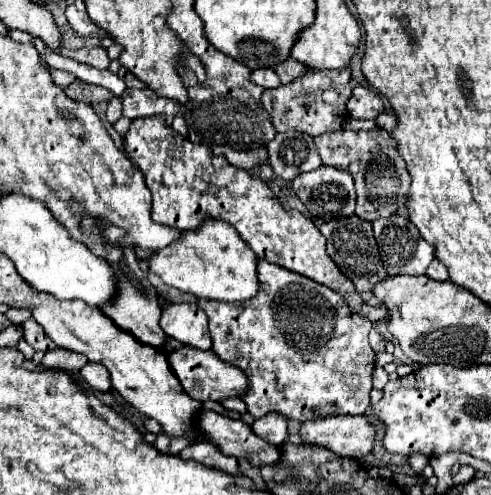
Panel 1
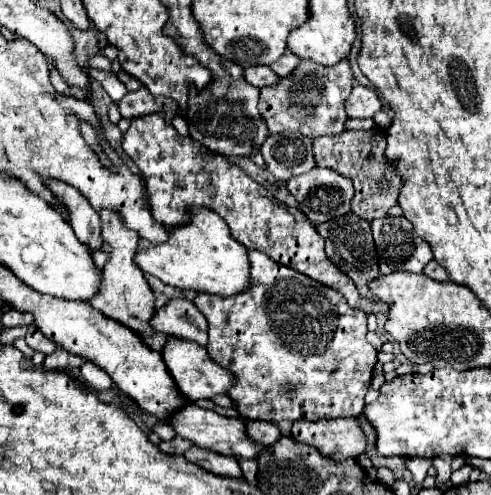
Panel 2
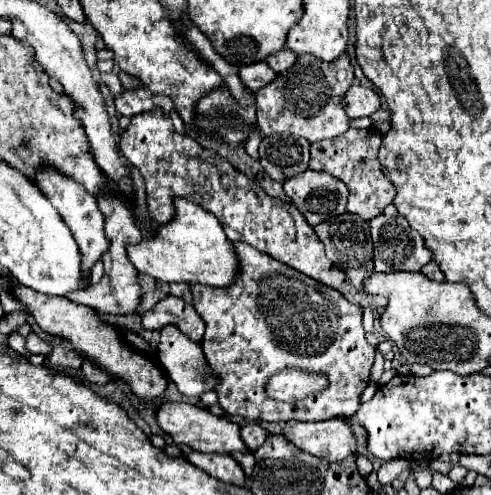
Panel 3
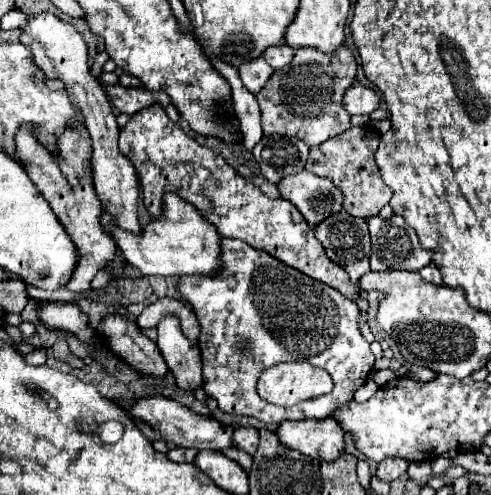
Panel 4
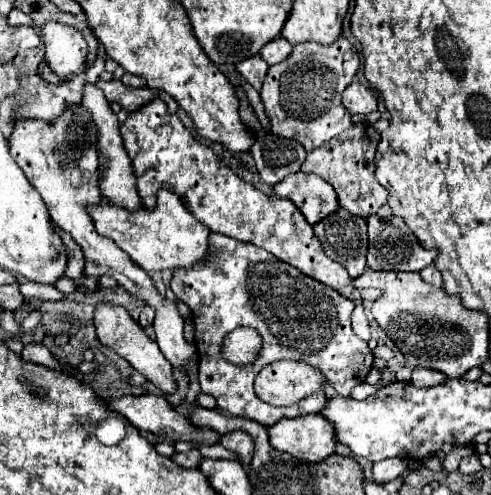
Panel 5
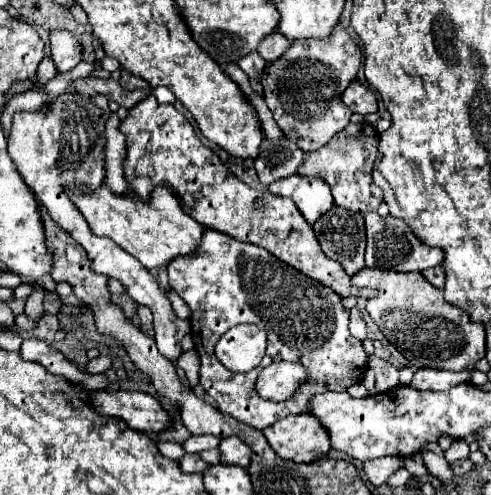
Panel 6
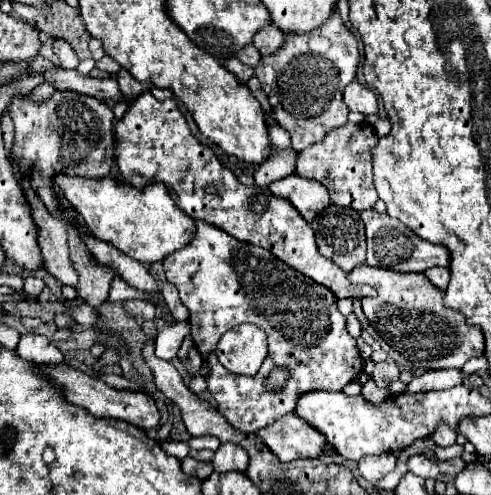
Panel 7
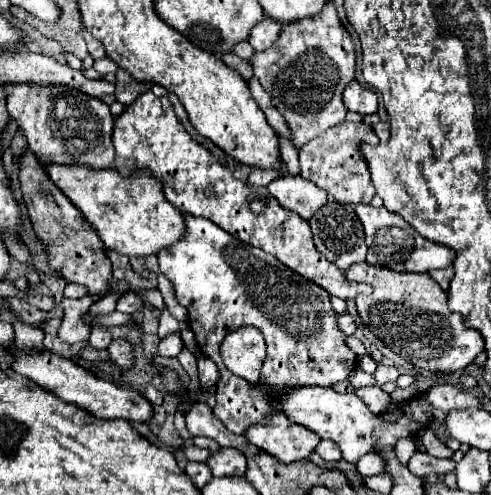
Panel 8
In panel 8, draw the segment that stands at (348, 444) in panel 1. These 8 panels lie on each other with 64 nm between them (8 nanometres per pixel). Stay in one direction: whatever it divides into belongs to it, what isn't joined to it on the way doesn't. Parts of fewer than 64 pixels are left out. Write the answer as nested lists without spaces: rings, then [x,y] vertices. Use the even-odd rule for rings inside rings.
[[[282,414],[250,426],[244,436],[248,442],[264,448],[268,454],[286,464],[308,458],[320,442],[320,436],[316,436],[312,430],[300,424],[290,424],[288,416]]]

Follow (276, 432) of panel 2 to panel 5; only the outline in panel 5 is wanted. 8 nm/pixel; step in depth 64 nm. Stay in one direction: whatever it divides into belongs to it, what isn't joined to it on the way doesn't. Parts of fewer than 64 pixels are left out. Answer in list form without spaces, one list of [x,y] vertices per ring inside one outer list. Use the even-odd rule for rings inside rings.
[[[230,432],[230,434],[226,434],[222,438],[222,446],[226,446],[228,450],[234,450],[240,456],[240,462],[244,466],[250,464],[254,444],[252,444],[252,436],[248,436],[248,432]]]

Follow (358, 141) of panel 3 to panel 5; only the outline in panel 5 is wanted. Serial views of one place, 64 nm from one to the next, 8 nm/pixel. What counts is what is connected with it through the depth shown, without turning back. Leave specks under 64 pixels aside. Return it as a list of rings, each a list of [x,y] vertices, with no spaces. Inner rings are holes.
[[[352,124],[346,132],[328,140],[328,144],[308,152],[306,162],[302,164],[302,172],[312,172],[316,176],[322,176],[326,182],[334,186],[338,194],[338,204],[342,208],[346,208],[354,216],[364,216],[364,218],[376,214],[378,208],[388,202],[388,190],[380,186],[380,182],[374,176],[376,140],[368,138],[368,134],[378,134],[372,124]]]

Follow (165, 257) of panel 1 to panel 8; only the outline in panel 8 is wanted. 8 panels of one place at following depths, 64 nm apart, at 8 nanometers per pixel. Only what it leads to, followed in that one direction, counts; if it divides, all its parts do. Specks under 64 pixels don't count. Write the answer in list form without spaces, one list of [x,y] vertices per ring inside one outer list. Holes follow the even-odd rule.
[[[48,164],[46,174],[96,228],[108,250],[116,250],[124,256],[146,258],[156,256],[160,250],[176,244],[176,240],[184,236],[182,212],[166,200],[160,180],[152,178],[150,172],[138,172],[124,178],[116,170],[96,172],[78,164]]]

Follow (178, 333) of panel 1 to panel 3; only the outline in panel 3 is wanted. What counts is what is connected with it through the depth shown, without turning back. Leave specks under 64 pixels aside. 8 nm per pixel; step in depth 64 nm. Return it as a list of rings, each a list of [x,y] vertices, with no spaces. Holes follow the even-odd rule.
[[[166,296],[152,310],[142,314],[142,326],[146,330],[160,330],[168,324],[176,326],[194,342],[200,342],[204,338],[204,320],[192,308],[192,304],[184,302],[182,298]]]

